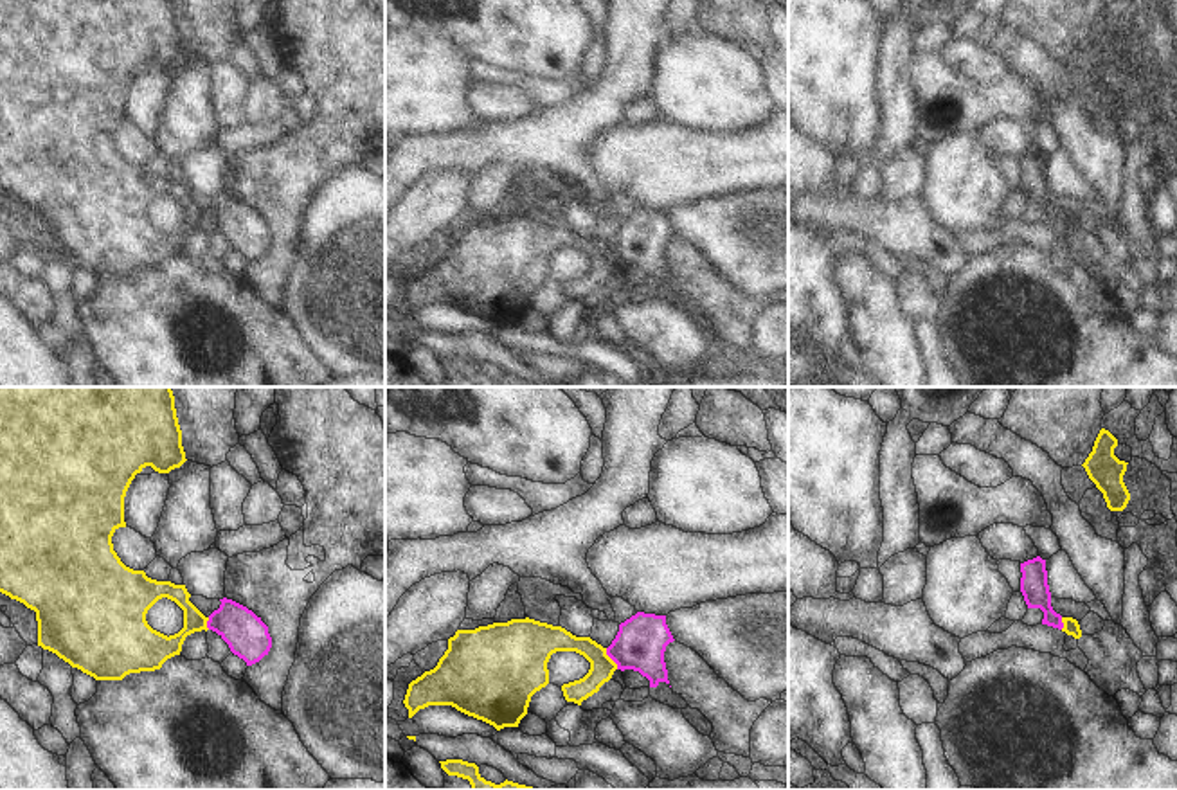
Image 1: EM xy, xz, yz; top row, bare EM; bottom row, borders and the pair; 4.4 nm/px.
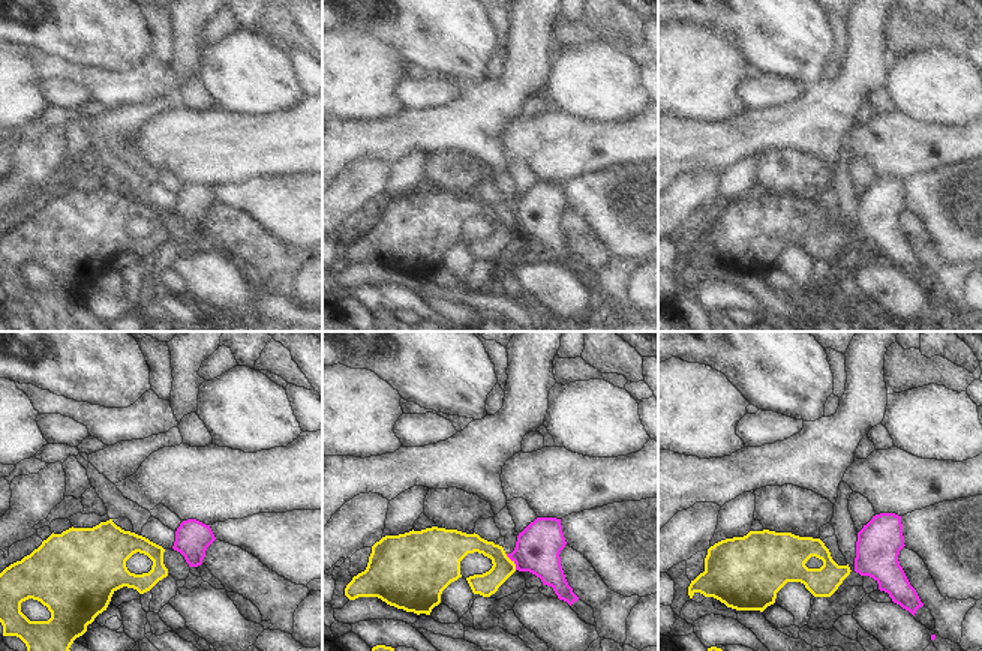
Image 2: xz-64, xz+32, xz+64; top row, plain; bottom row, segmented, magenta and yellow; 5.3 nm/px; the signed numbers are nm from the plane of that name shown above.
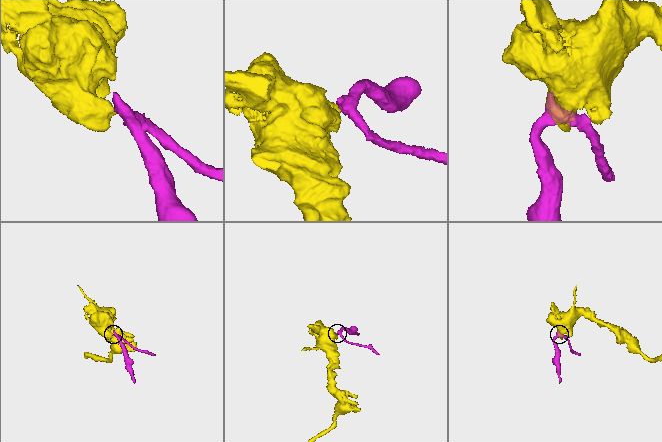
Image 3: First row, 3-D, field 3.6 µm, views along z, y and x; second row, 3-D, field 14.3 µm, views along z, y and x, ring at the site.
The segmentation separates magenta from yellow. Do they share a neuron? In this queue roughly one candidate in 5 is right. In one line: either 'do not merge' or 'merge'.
do not merge

